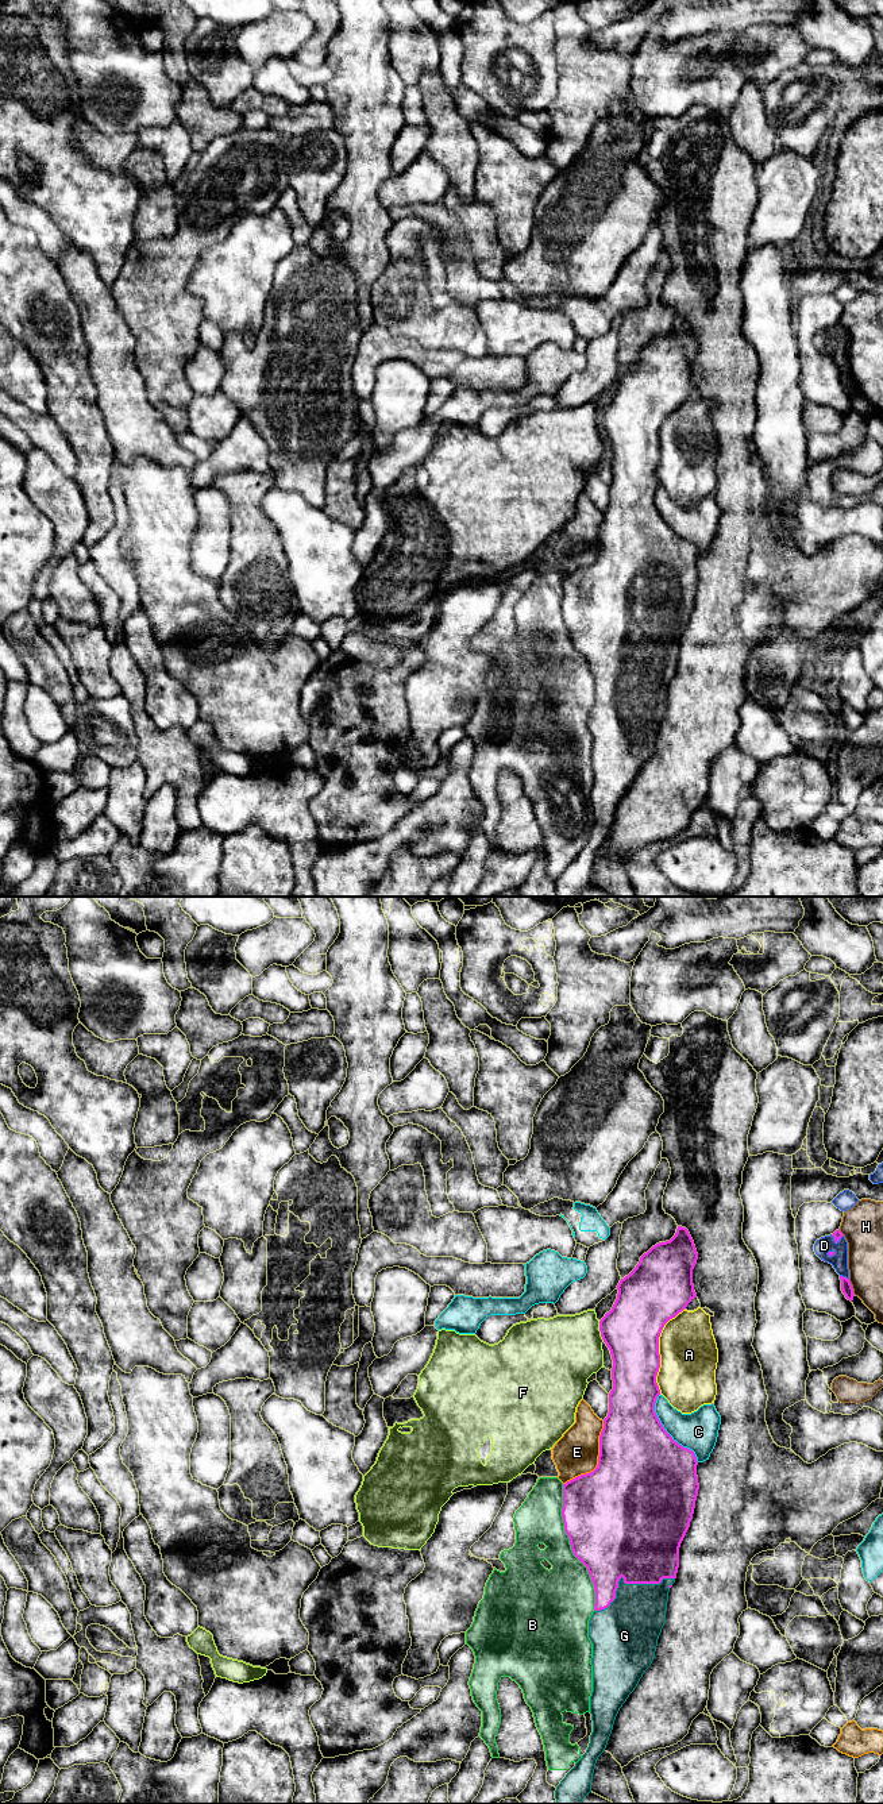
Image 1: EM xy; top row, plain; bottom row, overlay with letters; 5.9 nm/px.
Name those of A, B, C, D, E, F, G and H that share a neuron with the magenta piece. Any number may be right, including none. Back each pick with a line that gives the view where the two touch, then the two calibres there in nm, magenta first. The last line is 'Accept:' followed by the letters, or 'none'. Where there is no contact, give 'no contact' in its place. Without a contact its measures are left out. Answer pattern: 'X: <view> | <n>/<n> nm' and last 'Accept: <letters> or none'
G: xy | 460/360 nm
Accept: G

